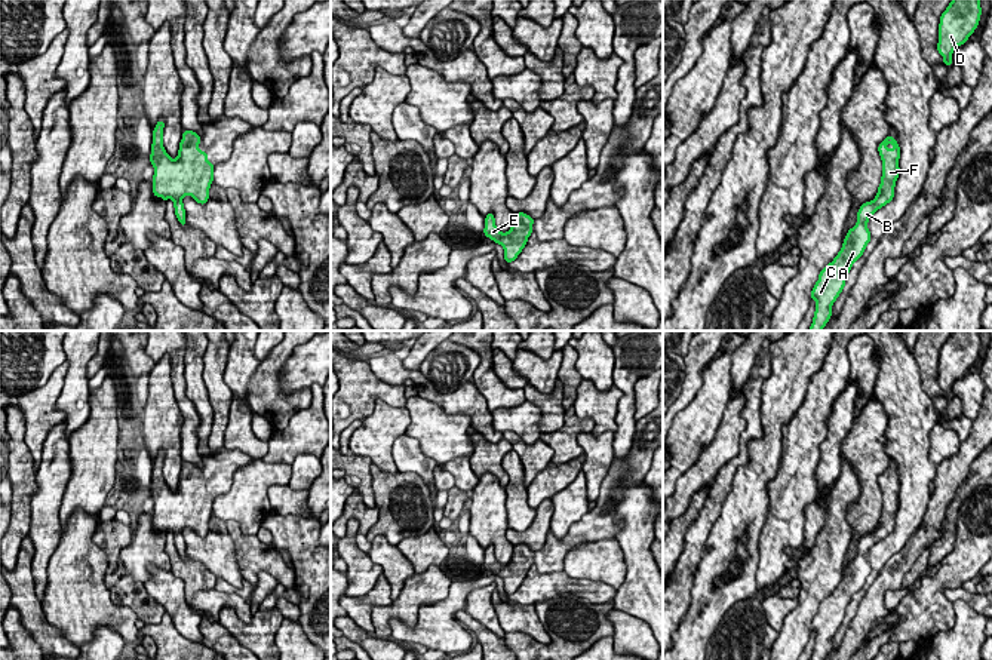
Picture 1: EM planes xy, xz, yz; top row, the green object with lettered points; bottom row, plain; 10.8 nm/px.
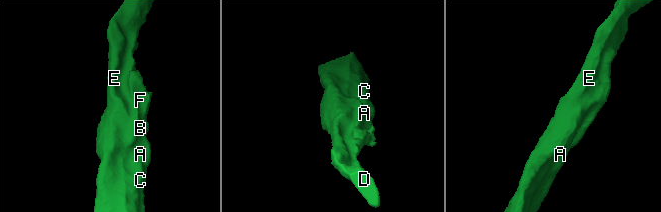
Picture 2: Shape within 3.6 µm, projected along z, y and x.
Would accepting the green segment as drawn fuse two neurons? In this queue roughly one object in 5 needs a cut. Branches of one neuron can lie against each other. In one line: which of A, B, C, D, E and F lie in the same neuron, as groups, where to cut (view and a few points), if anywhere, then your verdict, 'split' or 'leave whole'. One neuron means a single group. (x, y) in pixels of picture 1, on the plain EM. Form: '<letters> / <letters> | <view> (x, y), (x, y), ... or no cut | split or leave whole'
A B C D E F | no cut | leave whole

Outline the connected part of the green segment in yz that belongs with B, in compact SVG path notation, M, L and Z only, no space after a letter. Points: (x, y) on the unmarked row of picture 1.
M888 467L878 478L882 492L882 509L873 532L863 535L857 544L857 555L848 562L838 587L819 607L811 623L816 644L810 660L824 660L832 650L832 638L845 618L845 611L853 596L863 587L872 568L867 561L869 550L894 529L896 513L900 506L900 479L896 470Z

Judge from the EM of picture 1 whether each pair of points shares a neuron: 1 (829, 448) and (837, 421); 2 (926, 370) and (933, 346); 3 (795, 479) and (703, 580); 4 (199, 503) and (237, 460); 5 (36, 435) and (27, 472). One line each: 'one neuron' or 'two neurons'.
1: one neuron
2: one neuron
3: two neurons
4: one neuron
5: two neurons

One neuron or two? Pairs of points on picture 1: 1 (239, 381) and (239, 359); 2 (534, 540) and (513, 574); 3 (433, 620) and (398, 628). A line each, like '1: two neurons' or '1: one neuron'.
1: one neuron
2: two neurons
3: one neuron

